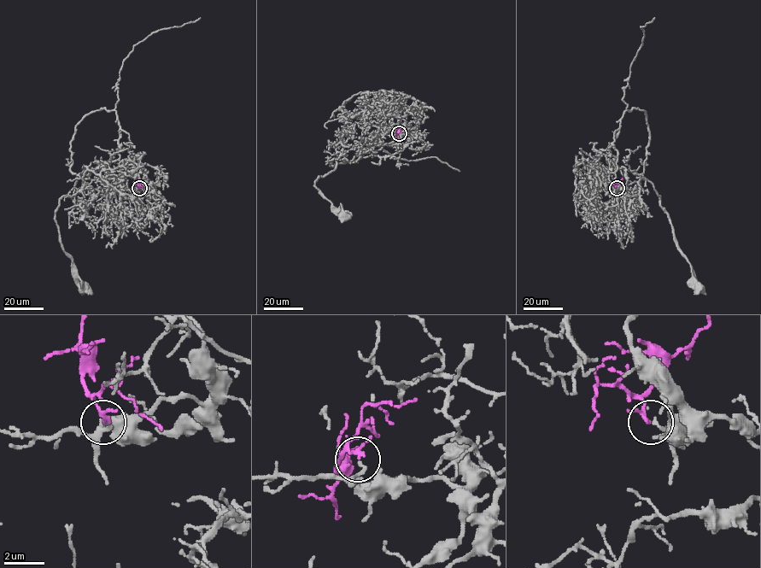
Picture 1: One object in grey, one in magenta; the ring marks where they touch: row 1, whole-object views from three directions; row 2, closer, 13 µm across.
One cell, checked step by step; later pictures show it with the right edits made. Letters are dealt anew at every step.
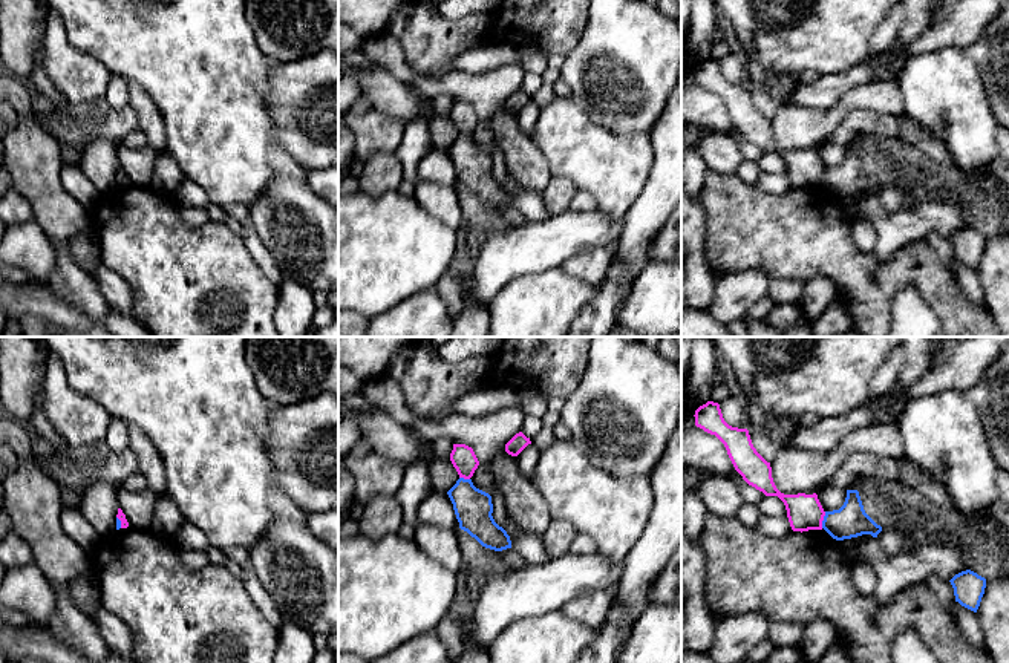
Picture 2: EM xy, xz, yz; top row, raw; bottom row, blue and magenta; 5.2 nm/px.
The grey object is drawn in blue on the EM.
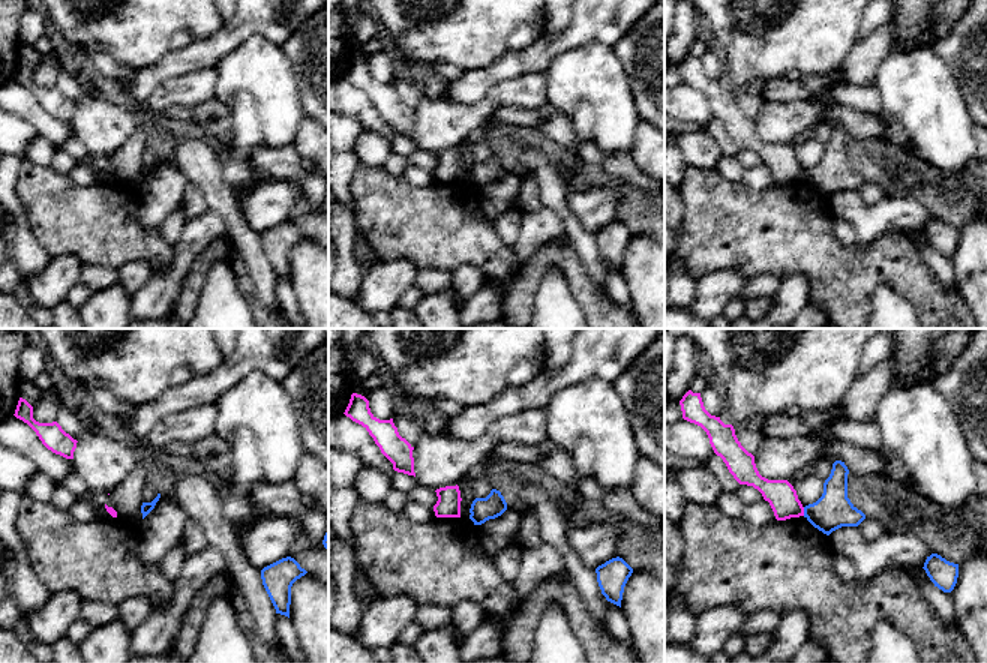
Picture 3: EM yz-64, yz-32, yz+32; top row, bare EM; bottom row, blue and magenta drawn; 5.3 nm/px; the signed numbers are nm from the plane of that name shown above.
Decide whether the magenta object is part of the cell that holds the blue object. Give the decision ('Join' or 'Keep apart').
Keep apart

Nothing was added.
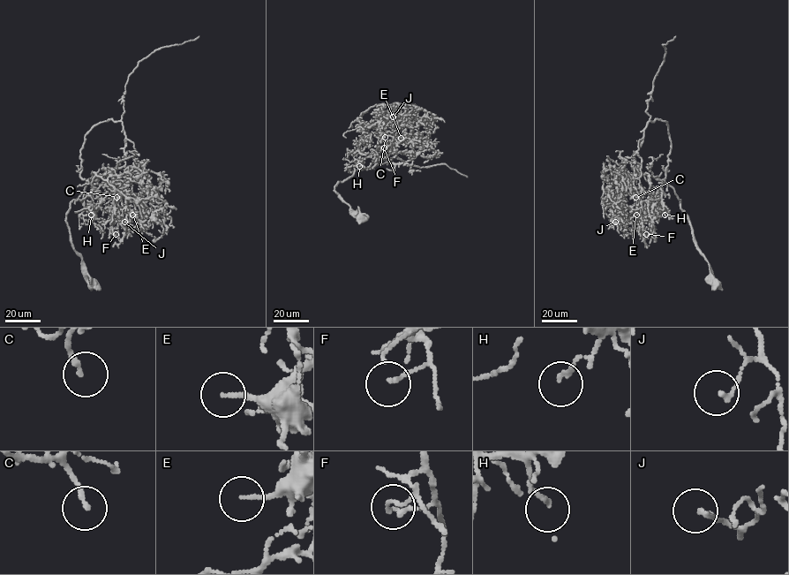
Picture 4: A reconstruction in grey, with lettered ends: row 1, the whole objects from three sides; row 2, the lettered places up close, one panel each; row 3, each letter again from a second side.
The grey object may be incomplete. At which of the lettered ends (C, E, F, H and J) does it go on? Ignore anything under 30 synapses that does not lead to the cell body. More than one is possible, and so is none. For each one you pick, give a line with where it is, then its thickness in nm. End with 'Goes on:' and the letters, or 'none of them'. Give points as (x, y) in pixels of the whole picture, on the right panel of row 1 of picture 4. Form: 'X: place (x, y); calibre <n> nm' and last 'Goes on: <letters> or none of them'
C: place (635, 197); calibre 160 nm
E: place (636, 215); calibre 150 nm
Goes on: C, E

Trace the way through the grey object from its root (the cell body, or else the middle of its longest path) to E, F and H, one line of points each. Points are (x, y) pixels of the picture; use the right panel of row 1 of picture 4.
E: (717, 283), (672, 187), (665, 182), (661, 186), (662, 197), (646, 217), (636, 215)
F: (717, 283), (697, 247), (680, 200), (665, 182), (640, 221), (646, 234)
H: (717, 283), (697, 247), (688, 217), (674, 189), (648, 177), (651, 208), (665, 215)

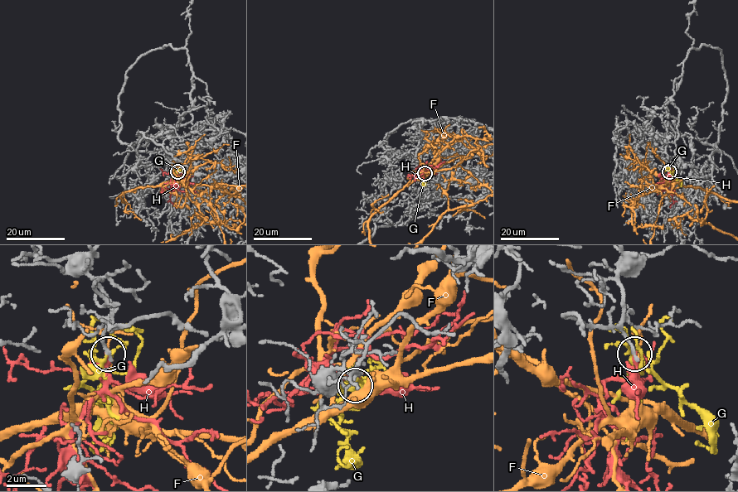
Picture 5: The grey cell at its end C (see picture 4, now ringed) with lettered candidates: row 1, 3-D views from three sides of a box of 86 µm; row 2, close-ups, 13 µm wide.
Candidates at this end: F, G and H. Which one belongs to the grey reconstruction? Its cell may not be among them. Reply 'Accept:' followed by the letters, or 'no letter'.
Accept: H

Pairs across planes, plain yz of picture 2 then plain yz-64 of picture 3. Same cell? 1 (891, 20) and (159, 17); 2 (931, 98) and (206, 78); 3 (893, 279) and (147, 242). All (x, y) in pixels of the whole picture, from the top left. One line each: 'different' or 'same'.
1: different
2: different
3: same

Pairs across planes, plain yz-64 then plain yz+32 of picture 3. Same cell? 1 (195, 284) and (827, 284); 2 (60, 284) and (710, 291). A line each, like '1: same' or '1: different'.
1: same
2: same

